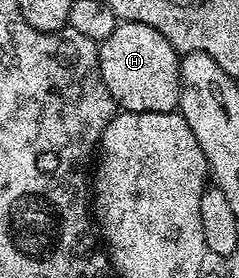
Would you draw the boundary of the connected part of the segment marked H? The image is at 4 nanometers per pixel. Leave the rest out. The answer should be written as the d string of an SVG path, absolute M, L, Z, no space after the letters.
M120 22L118 27L99 44L99 72L105 81L105 89L113 97L113 101L123 111L137 113L165 113L175 111L179 105L179 61L180 52L157 29L140 23Z

